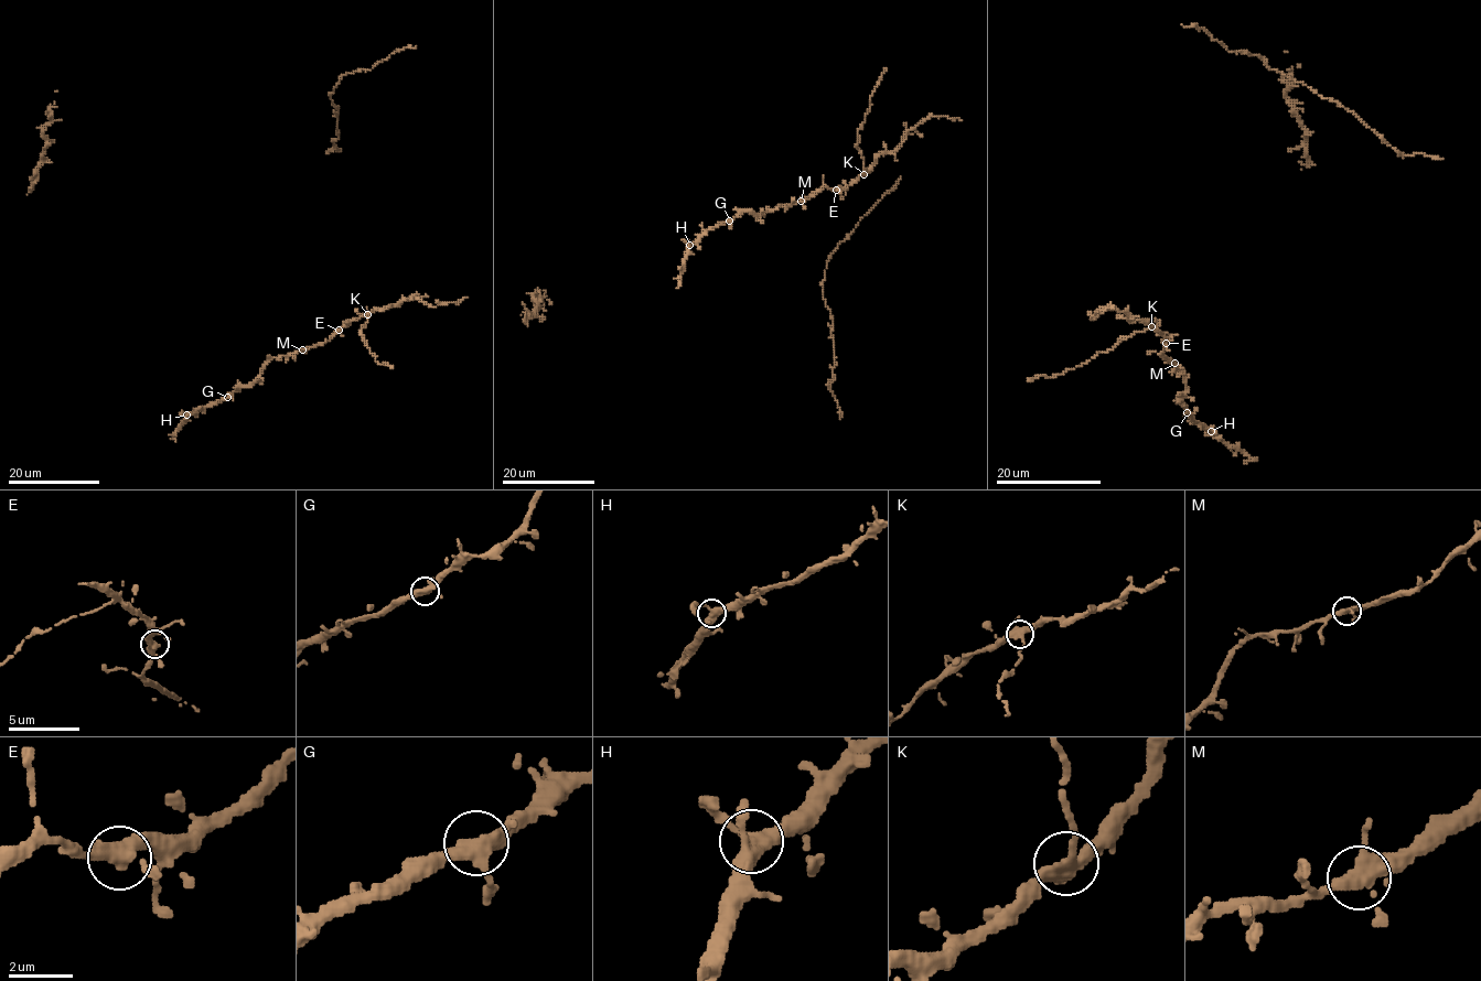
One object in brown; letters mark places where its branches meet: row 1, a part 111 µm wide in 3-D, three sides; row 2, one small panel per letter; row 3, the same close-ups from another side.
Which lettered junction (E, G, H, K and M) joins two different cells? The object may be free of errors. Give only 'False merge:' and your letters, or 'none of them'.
False merge: K

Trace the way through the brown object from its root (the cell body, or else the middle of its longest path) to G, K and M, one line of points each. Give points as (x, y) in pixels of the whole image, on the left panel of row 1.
G: (279, 357), (271, 358), (254, 381), (240, 386), (227, 397)
K: (279, 357), (324, 343), (352, 320), (367, 313)
M: (279, 357), (302, 349)

